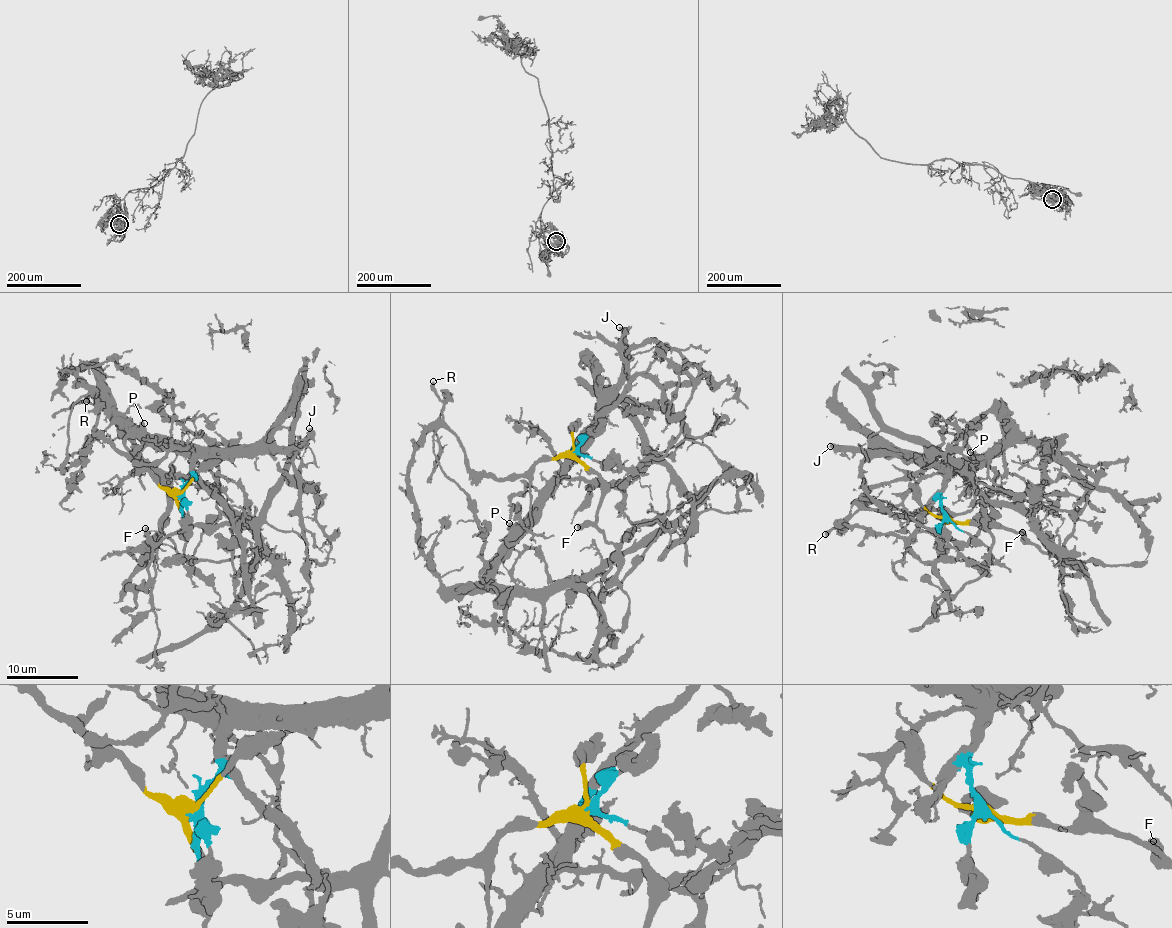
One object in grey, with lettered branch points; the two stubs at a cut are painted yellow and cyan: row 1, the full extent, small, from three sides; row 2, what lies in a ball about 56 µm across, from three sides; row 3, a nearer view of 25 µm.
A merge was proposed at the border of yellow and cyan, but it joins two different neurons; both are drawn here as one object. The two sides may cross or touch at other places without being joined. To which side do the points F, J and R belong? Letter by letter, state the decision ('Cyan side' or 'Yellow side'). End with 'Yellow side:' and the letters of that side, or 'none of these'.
F: Yellow side
J: Cyan side
R: Yellow side
Yellow side: F, R

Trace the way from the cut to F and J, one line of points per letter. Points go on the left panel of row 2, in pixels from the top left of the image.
F: (181, 493), (176, 498), (184, 521), (183, 526), (162, 541), (153, 540), (144, 528)
J: (181, 493), (194, 461), (228, 447), (249, 446), (261, 452), (270, 444), (282, 450), (310, 428)

